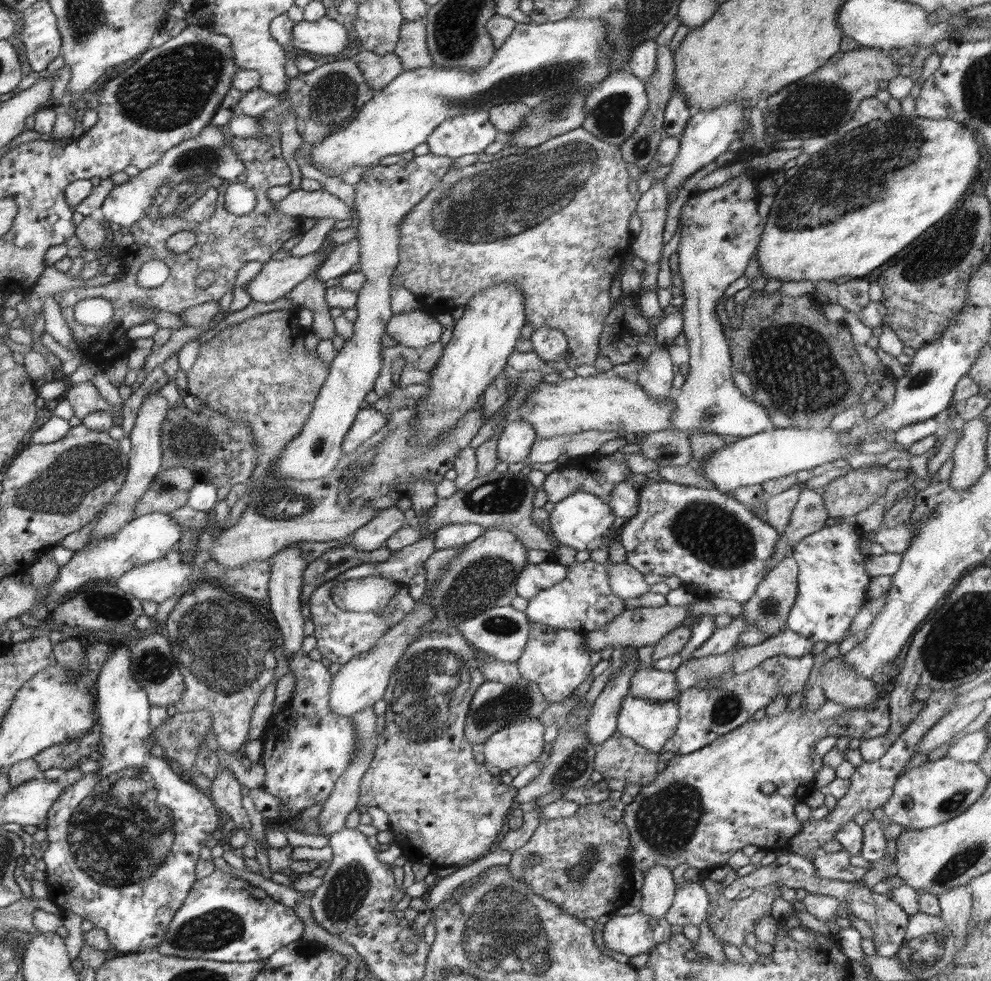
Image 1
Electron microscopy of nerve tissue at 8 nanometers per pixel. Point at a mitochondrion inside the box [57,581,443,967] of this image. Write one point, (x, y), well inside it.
(118, 833)

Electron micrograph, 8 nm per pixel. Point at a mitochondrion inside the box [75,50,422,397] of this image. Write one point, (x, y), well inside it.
(332, 97)

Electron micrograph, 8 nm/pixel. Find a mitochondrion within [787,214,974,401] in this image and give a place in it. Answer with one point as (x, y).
(926, 374)

